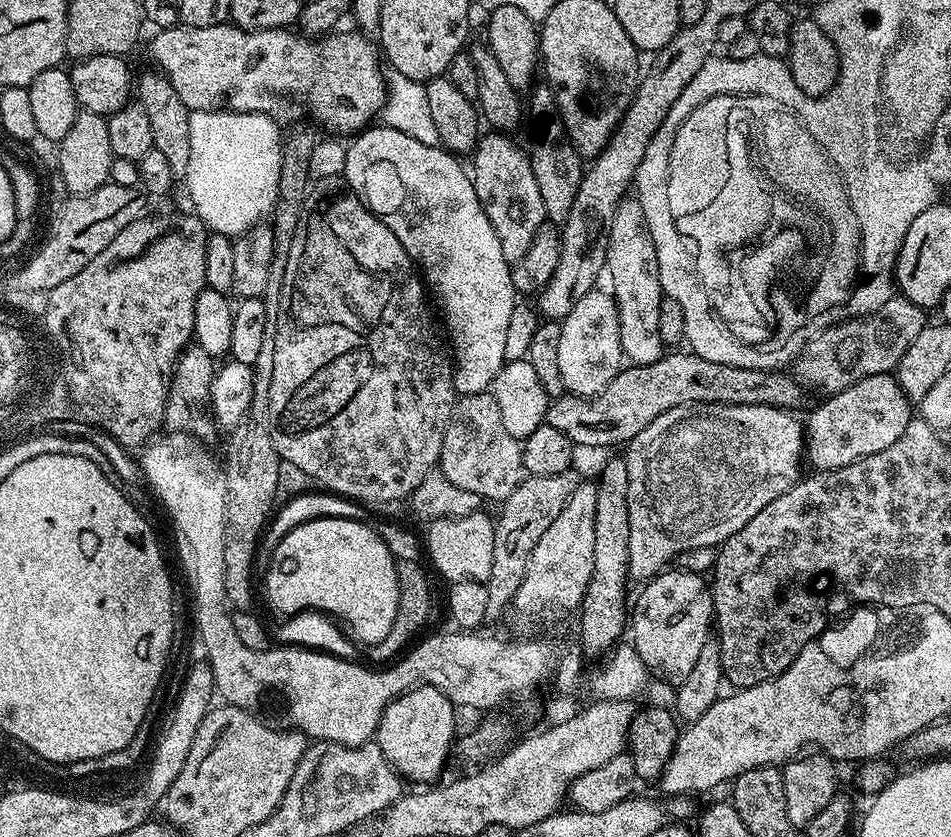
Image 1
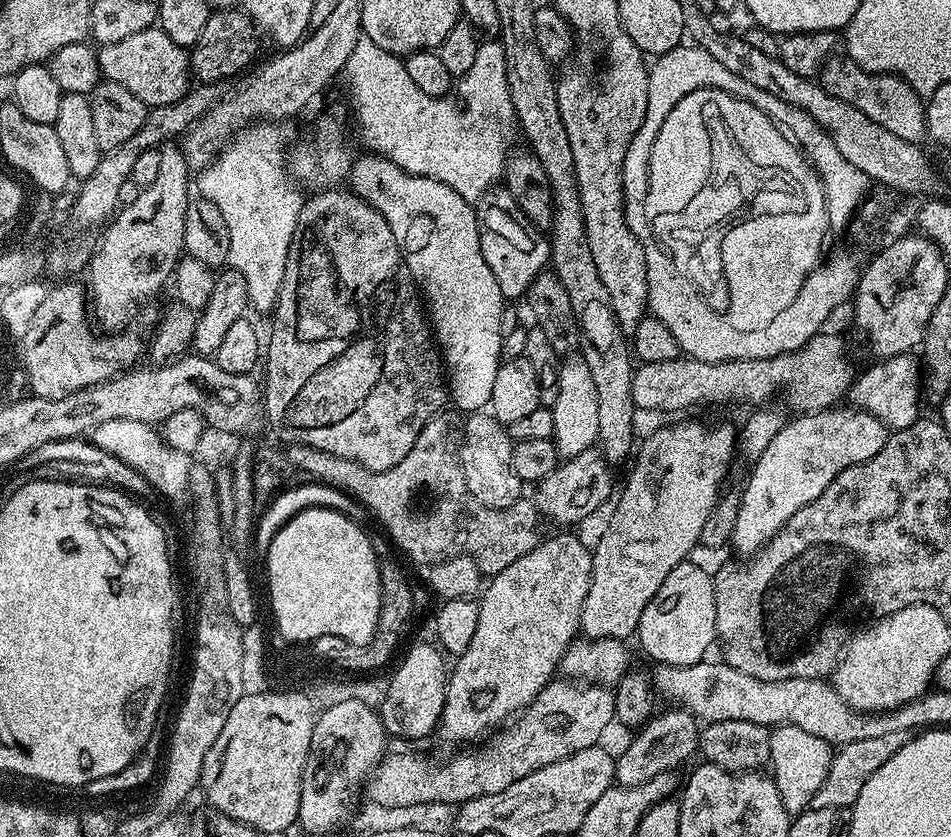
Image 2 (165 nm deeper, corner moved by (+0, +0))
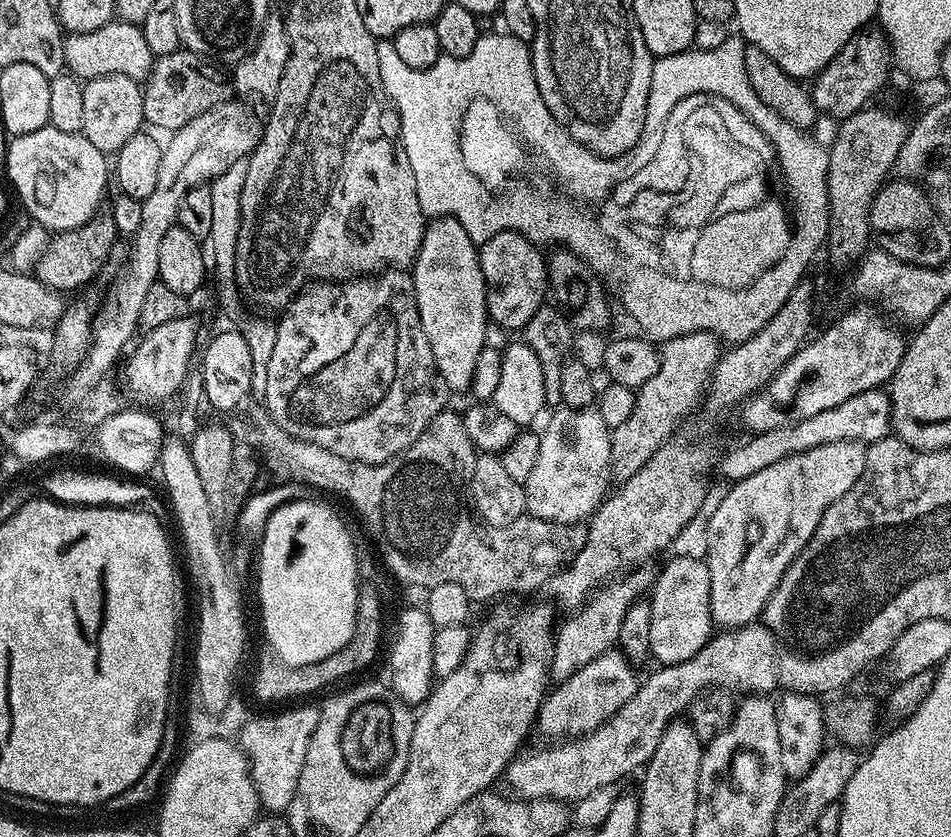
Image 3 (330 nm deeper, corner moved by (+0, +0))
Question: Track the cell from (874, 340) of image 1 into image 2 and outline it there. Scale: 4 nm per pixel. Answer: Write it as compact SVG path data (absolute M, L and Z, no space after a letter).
M821 334L812 337L797 352L787 352L781 356L773 356L770 360L727 360L726 362L718 362L717 364L711 364L710 362L702 362L701 360L693 360L691 358L681 358L679 360L671 360L670 362L650 362L649 364L640 364L639 367L633 371L632 374L632 393L634 394L634 402L637 409L641 413L644 412L684 412L687 408L696 408L699 404L740 404L745 400L746 403L752 404L748 406L764 406L776 396L776 392L785 392L788 395L787 407L793 408L793 413L796 414L811 414L813 412L823 412L825 408L830 408L839 405L841 401L847 397L849 388L852 387L854 379L854 371L852 372L852 364L848 361L848 352L844 349L844 340L840 336L827 336L827 334Z

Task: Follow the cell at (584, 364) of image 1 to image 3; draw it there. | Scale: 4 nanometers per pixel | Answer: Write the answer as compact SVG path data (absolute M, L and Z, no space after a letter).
M560 406L553 412L556 413L540 432L540 453L534 470L530 470L530 478L522 481L526 512L550 522L579 525L593 516L609 491L612 437L595 407Z

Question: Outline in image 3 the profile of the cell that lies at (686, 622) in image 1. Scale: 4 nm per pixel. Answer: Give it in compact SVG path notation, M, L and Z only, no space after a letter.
M673 555L672 560L664 564L661 572L657 571L650 589L650 656L657 665L686 662L686 658L694 658L702 646L712 639L714 625L710 610L710 570L704 560L698 558Z

